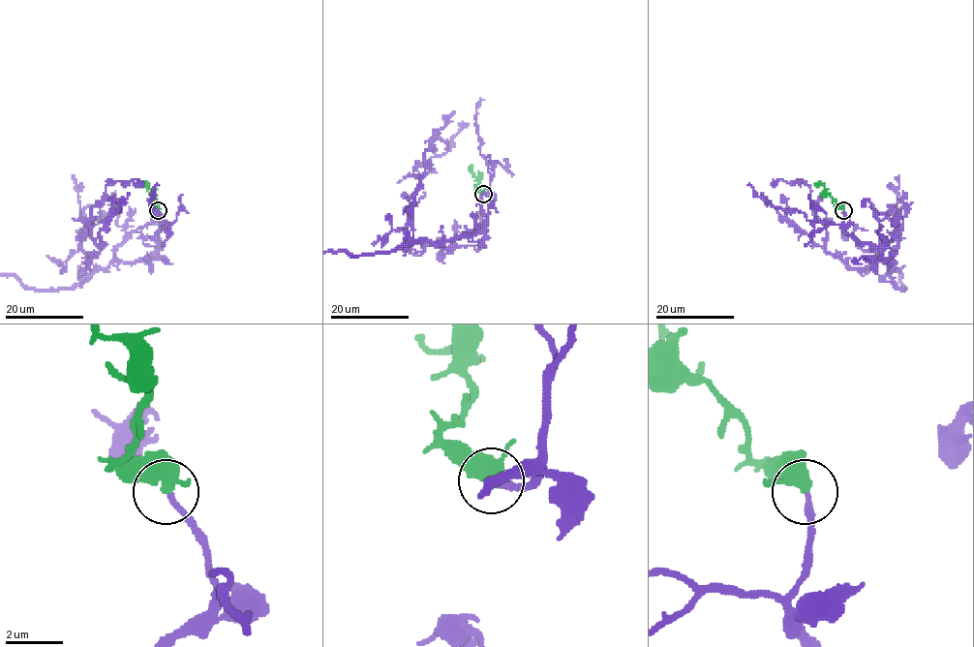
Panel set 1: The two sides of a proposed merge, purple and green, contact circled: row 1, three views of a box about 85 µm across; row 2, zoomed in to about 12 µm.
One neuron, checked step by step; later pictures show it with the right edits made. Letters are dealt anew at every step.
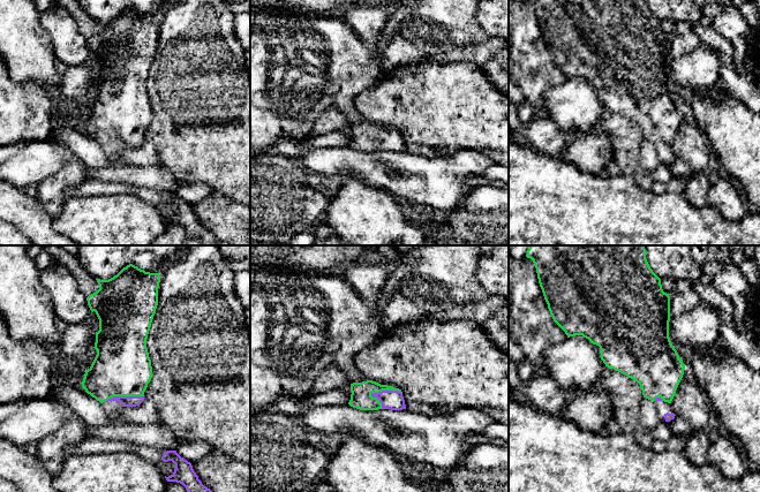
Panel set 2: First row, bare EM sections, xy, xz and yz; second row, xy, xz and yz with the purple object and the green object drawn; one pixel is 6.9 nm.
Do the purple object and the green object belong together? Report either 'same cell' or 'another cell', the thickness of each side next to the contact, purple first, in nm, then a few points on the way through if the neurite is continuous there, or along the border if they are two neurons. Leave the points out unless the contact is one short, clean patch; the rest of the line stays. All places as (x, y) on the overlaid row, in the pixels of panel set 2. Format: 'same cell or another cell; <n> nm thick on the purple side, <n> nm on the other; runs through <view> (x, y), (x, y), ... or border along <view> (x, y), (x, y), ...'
same cell; 140 nm thick on the purple side, 150 nm on the other; runs through xz (393, 400), (385, 391), (361, 398)

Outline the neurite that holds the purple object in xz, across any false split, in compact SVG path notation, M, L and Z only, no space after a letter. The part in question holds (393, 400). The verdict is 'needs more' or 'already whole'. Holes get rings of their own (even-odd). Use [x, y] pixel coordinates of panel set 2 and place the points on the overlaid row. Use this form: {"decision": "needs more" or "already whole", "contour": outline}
{"decision": "needs more", "contour": "M367 380L351 384L351 392L348 404L360 410L406 409L401 389L393 386Z"}

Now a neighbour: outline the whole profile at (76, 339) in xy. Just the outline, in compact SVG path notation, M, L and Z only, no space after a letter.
M88 323L67 325L54 350L66 356L77 356L95 347L96 332Z

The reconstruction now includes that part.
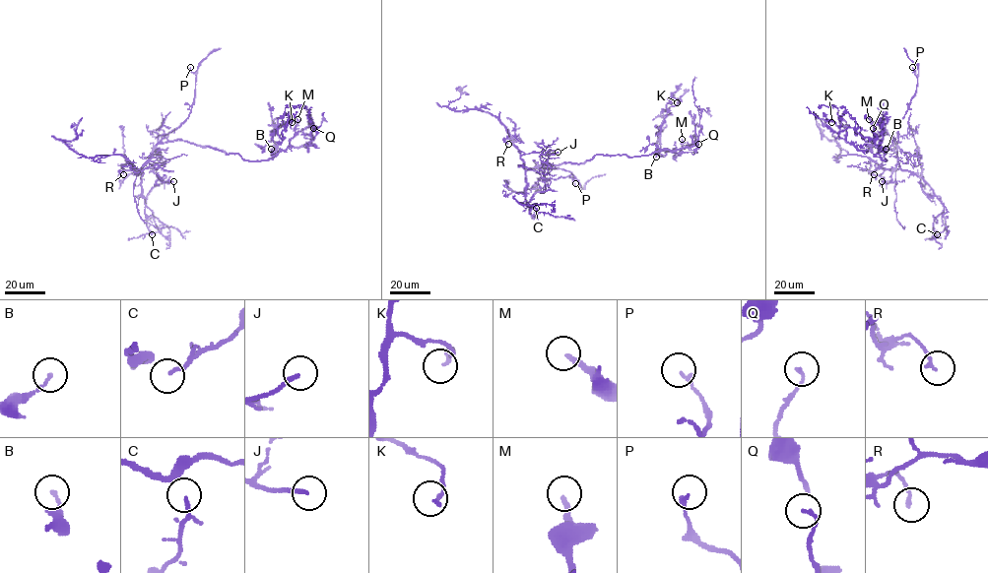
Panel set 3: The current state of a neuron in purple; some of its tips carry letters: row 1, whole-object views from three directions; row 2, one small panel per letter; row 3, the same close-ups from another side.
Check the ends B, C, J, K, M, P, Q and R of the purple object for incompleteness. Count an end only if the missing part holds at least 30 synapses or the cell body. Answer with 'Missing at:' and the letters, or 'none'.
Missing at: M

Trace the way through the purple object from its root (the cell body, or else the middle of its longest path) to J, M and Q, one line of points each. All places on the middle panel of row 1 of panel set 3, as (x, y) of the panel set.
J: (571, 163), (534, 168), (558, 152)
M: (571, 163), (584, 163), (598, 155), (633, 157), (663, 149), (680, 155), (682, 139)
Q: (571, 163), (584, 163), (598, 155), (642, 156), (663, 149), (697, 147), (698, 144)

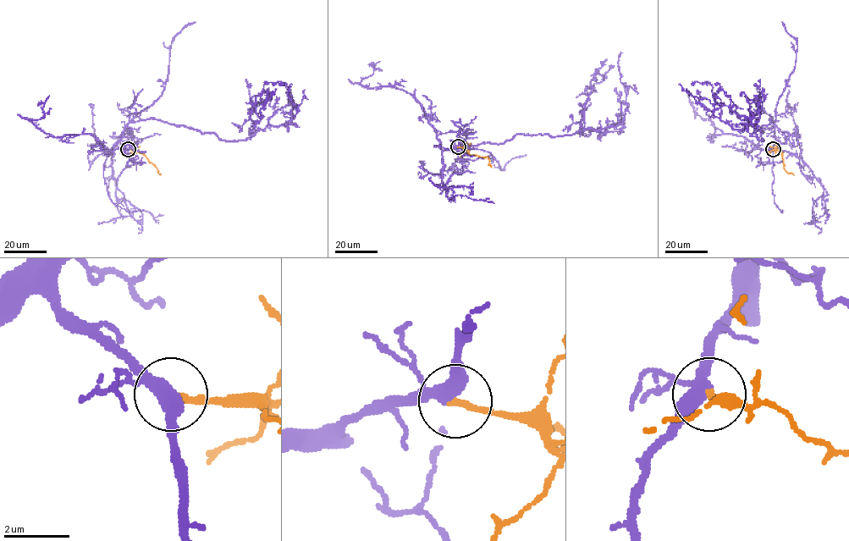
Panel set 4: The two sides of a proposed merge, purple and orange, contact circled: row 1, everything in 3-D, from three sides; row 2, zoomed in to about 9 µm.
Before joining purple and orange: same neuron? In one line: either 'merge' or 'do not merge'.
merge

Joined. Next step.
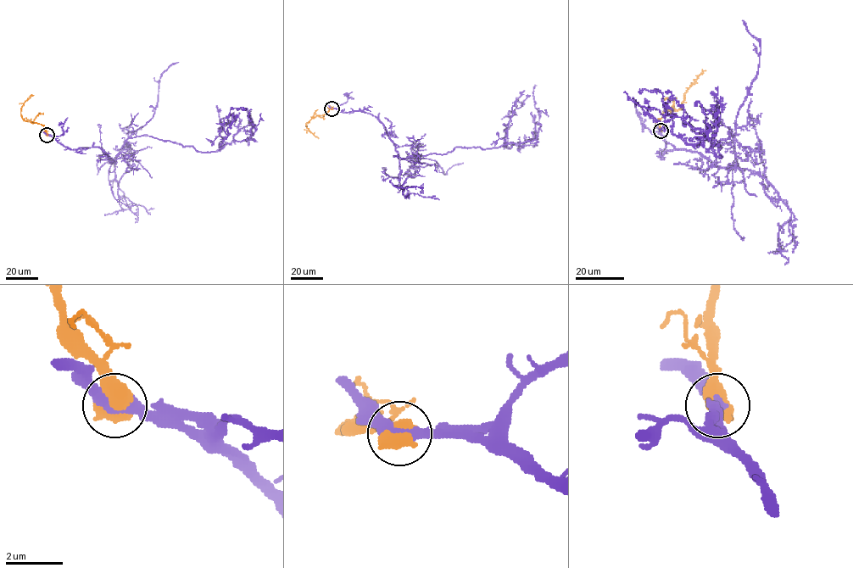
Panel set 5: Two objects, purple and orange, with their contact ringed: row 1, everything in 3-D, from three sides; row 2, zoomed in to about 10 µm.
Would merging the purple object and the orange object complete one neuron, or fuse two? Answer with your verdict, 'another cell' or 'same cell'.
same cell

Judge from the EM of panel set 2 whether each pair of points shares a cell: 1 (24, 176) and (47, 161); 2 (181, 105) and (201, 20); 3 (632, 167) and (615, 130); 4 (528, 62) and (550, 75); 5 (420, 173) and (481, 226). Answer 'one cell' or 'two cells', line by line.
1: one cell
2: one cell
3: one cell
4: one cell
5: two cells

